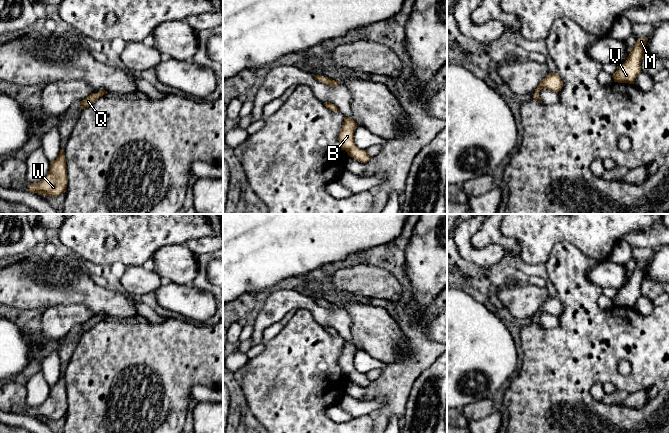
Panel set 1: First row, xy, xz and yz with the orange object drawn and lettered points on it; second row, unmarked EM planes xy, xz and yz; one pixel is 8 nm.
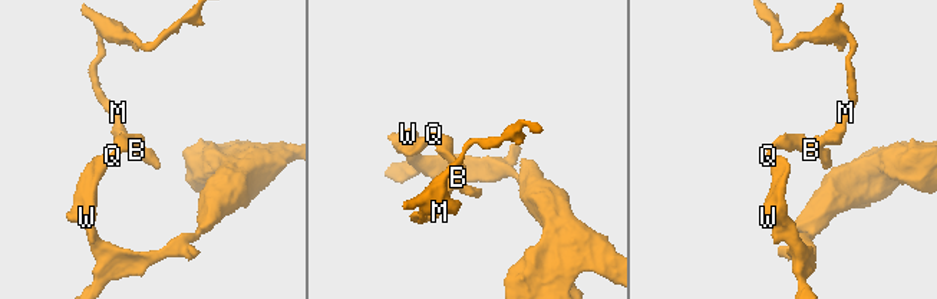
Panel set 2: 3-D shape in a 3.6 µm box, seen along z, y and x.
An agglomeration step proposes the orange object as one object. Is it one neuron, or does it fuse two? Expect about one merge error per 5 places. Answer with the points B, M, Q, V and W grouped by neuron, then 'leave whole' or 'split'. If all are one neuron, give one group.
B M Q V W; leave whole

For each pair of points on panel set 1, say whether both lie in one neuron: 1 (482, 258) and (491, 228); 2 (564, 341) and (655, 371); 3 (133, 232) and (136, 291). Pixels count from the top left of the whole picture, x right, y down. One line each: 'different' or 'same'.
1: different
2: same
3: different

